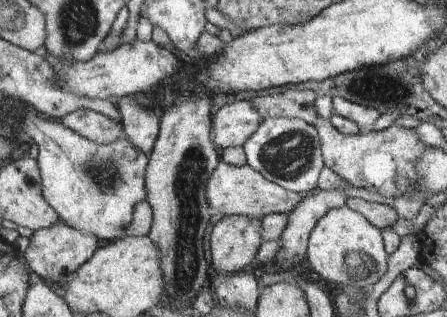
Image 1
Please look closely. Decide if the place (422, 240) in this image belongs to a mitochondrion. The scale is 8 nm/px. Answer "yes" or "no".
no

